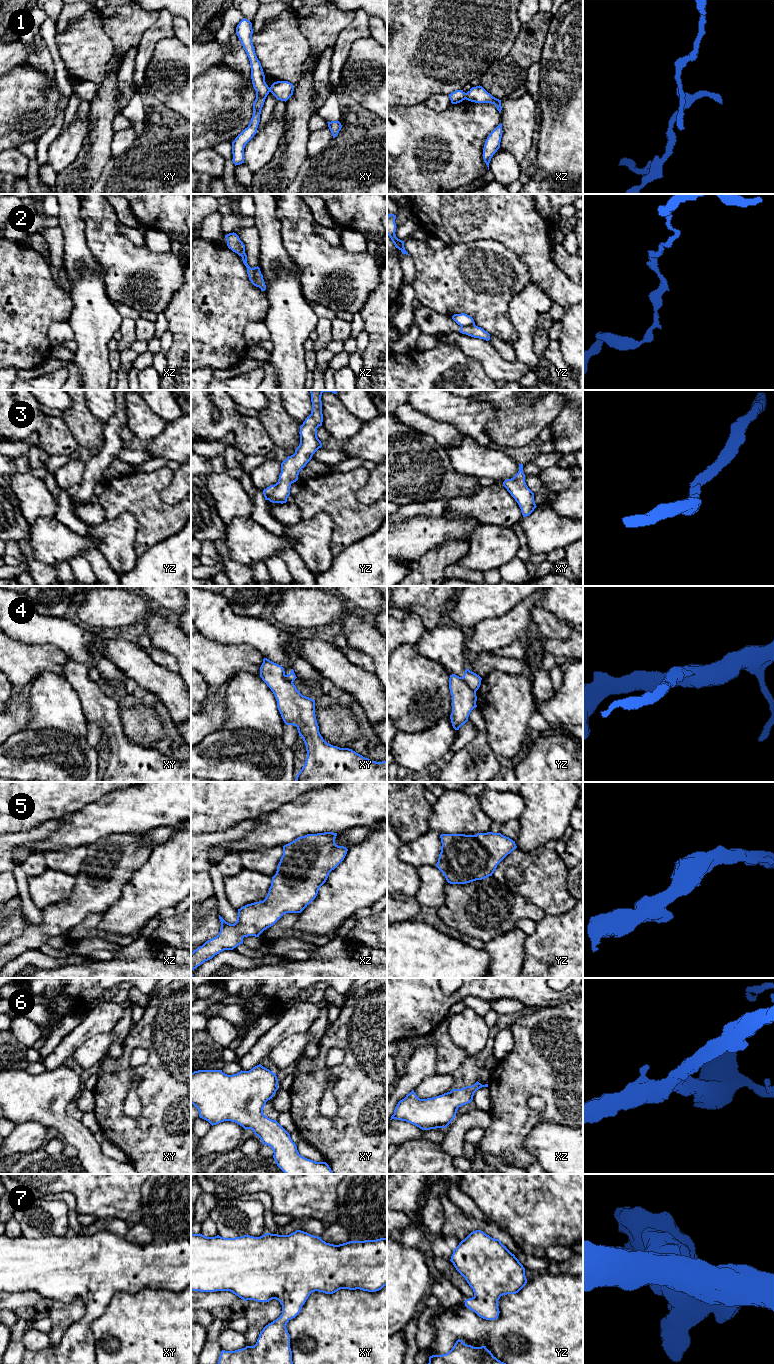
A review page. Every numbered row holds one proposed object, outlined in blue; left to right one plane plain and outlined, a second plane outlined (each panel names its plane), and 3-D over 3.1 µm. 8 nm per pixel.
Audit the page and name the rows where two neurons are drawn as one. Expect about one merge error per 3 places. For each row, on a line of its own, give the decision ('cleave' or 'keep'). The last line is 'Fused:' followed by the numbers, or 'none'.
1: cleave
2: cleave
3: keep
4: cleave
5: keep
6: keep
7: keep
Fused: 1, 2, 4

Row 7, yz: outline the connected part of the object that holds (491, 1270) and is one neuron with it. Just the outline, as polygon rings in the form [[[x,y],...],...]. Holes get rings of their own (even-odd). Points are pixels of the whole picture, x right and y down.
[[[481,1230],[471,1232],[453,1250],[450,1261],[473,1289],[474,1296],[466,1299],[465,1306],[486,1320],[499,1316],[498,1300],[501,1296],[518,1293],[527,1283],[525,1268],[499,1239]]]

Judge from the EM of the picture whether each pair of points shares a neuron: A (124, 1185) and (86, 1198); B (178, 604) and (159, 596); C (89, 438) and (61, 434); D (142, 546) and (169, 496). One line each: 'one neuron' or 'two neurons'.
A: one neuron
B: one neuron
C: two neurons
D: two neurons

